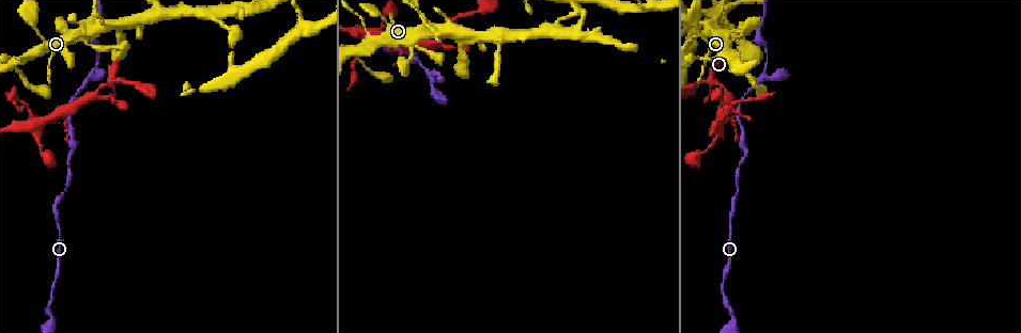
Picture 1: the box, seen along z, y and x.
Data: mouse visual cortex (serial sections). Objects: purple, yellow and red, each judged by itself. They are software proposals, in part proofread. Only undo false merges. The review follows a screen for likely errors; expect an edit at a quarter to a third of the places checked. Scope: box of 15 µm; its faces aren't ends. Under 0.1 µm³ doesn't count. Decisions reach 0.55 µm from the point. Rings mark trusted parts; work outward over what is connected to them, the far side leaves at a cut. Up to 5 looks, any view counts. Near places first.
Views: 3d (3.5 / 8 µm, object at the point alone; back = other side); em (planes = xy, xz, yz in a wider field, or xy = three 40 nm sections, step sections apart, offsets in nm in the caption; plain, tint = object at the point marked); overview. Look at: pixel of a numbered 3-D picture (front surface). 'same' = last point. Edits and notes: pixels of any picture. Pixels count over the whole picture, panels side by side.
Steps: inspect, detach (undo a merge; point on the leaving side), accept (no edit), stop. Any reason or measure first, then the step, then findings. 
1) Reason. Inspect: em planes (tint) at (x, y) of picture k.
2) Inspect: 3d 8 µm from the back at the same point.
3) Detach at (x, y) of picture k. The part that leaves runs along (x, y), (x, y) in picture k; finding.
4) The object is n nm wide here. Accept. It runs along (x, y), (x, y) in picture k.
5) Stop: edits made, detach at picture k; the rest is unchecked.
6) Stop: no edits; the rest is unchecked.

Side arm on a straight run. Inspect: 3d 3.5 µm at (737, 62) of picture 1.

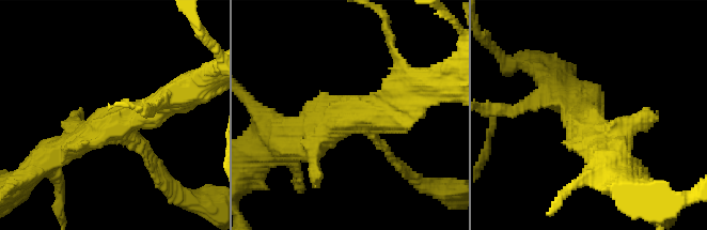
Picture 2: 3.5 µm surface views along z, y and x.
3 arms meet here; the arms are 150, 350, 400 nm wide. Inspect: em xy step 5 (tint) at (126, 122) of picture 2.

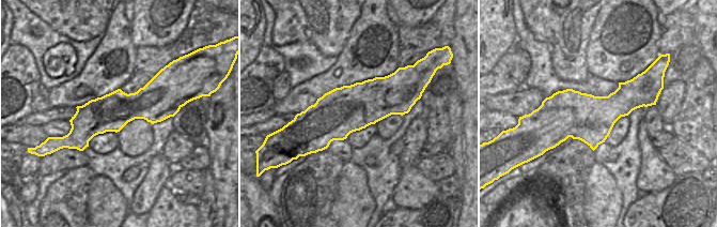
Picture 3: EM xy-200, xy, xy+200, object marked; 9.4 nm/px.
Accept. It runs along (424, 82), (312, 146) in picture 2; one cell here.

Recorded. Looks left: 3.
Four or more arms meet. Inspect: 3d 3.5 µm from the back at (375, 34) of picture 1.

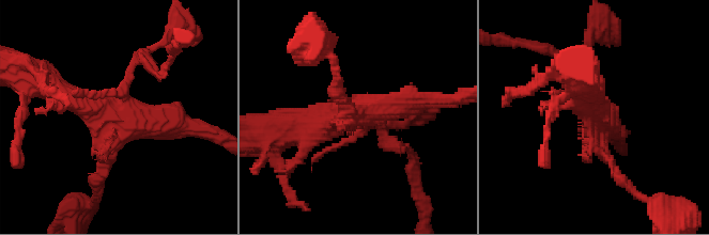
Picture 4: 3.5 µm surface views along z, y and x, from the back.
Inspect: em xy step 3 (tint) at (121, 111) of picture 4.

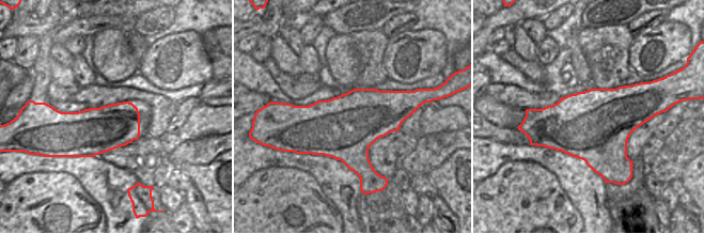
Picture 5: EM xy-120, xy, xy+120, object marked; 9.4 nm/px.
Accept. It runs along (54, 88), (119, 110), (103, 173) in picture 4; all the same cell.

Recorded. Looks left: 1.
Stop: no edits; the rest is unchecked.

